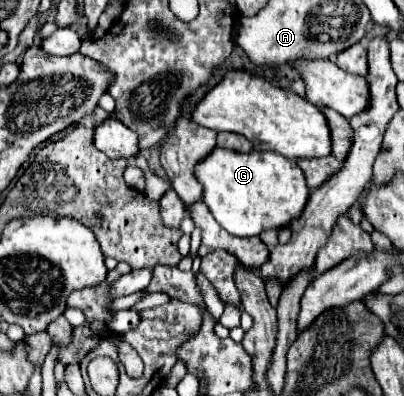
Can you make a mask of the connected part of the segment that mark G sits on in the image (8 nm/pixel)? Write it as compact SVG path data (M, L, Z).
M216 148L196 166L196 178L204 186L204 204L210 208L216 222L232 236L260 236L268 228L284 228L300 218L310 190L304 172L294 160L272 152L240 154Z

